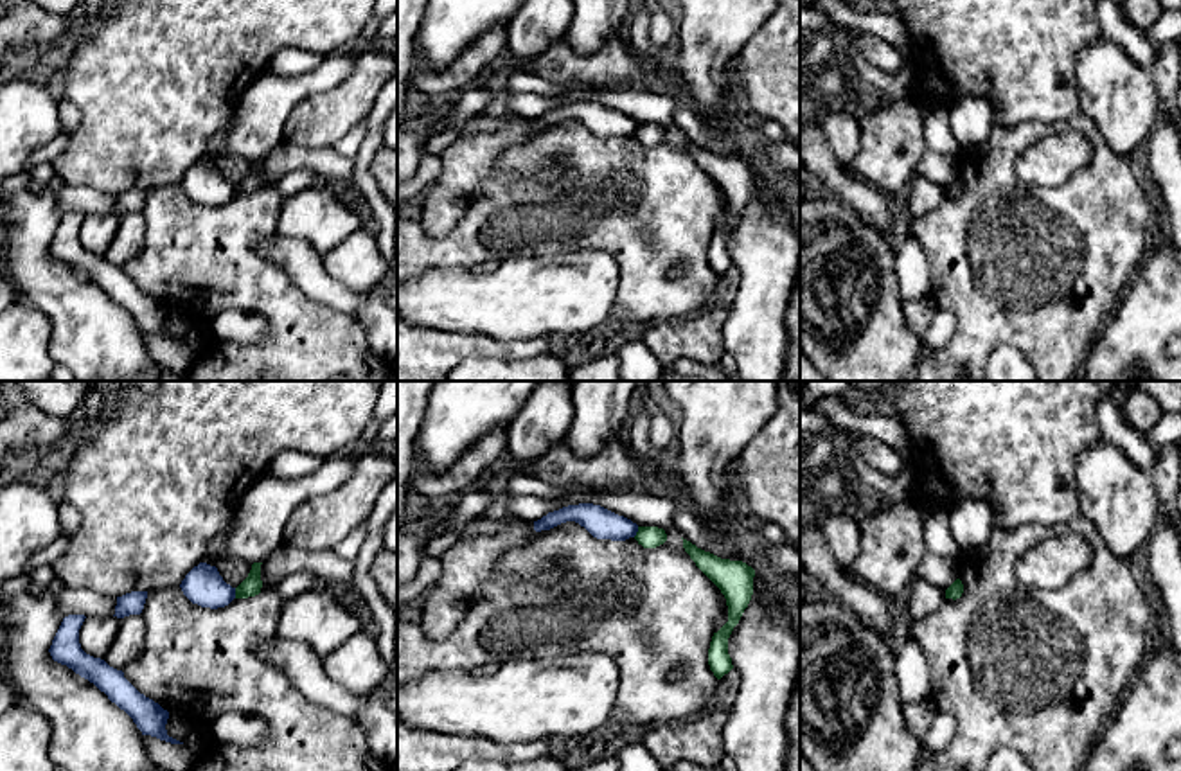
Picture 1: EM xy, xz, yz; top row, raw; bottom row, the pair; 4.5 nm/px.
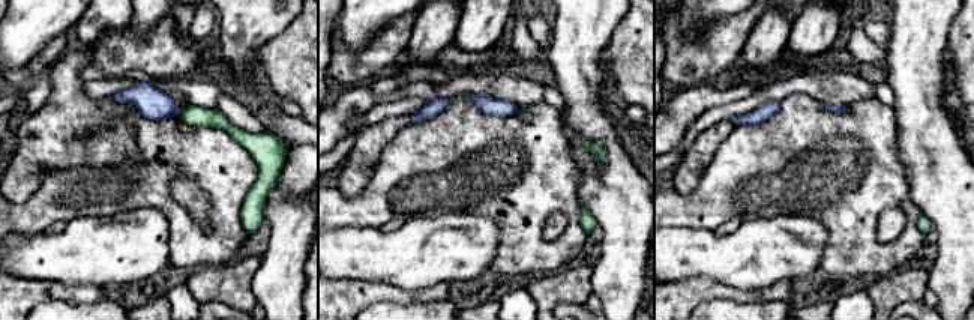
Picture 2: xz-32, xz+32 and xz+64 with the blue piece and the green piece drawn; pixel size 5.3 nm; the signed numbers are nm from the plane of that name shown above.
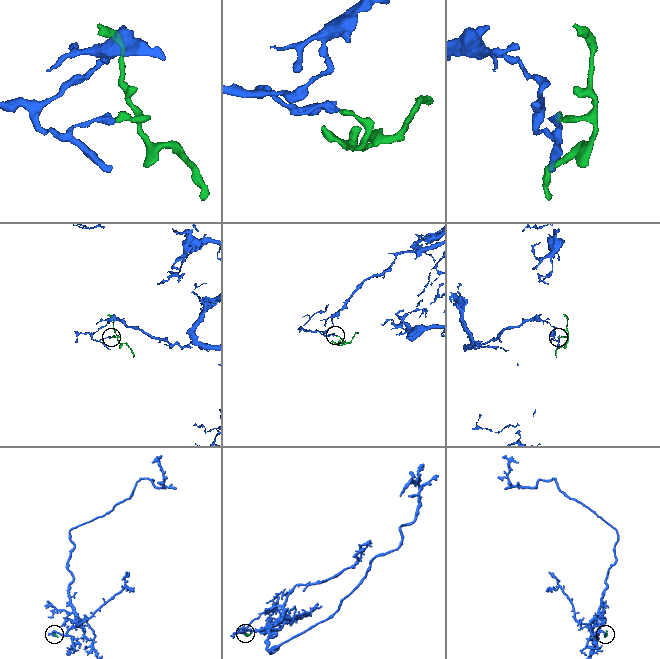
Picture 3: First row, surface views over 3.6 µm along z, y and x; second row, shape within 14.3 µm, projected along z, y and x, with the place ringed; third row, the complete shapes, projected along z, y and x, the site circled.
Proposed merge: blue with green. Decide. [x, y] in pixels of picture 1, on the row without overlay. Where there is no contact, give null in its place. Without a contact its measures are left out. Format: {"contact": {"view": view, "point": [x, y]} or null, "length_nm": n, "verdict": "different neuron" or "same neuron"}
{"contact": {"view": "xy", "point": [234, 191]}, "length_nm": 50, "verdict": "different neuron"}

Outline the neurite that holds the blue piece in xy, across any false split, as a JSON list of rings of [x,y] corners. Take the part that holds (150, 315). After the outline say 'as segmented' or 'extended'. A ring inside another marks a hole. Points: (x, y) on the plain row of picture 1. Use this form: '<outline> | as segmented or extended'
[[[68,212],[63,216],[49,246],[52,257],[67,262],[104,289],[111,300],[133,316],[142,332],[151,332],[171,341],[183,341],[167,332],[167,307],[140,291],[124,275],[122,268],[110,264],[104,257],[93,255],[81,246],[79,226],[84,216],[84,212]]] | as segmented

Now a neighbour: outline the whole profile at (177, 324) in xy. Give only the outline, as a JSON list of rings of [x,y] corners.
[[[173,309],[169,311],[165,327],[169,334],[185,341],[189,336],[191,322],[183,315],[180,315],[176,309]]]

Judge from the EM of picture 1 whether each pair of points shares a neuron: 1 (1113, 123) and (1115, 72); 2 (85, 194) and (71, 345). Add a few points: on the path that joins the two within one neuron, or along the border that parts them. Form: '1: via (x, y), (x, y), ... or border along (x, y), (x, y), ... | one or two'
1: via (1117, 110), (1117, 85) | one
2: border along (54, 193), (67, 212) | two

